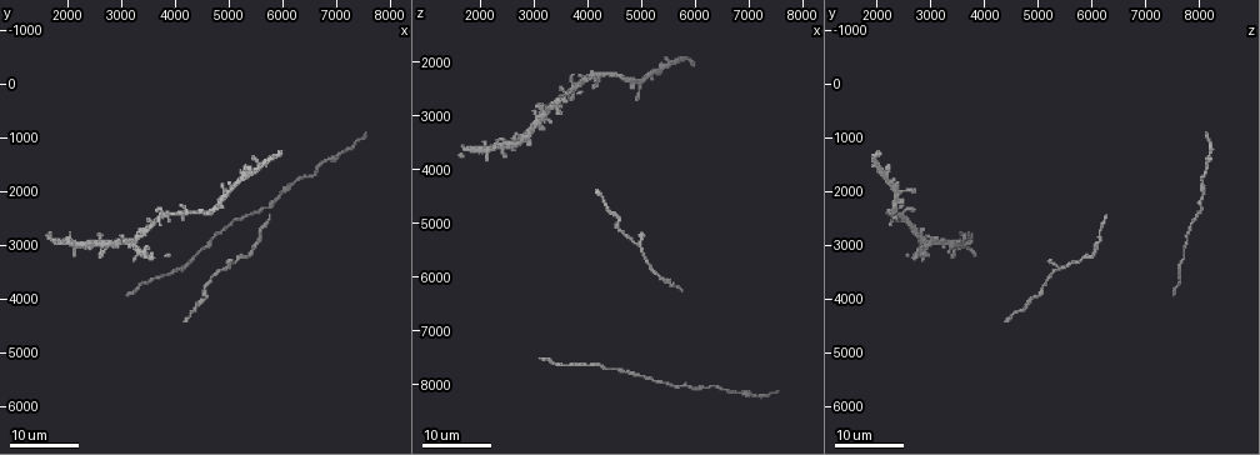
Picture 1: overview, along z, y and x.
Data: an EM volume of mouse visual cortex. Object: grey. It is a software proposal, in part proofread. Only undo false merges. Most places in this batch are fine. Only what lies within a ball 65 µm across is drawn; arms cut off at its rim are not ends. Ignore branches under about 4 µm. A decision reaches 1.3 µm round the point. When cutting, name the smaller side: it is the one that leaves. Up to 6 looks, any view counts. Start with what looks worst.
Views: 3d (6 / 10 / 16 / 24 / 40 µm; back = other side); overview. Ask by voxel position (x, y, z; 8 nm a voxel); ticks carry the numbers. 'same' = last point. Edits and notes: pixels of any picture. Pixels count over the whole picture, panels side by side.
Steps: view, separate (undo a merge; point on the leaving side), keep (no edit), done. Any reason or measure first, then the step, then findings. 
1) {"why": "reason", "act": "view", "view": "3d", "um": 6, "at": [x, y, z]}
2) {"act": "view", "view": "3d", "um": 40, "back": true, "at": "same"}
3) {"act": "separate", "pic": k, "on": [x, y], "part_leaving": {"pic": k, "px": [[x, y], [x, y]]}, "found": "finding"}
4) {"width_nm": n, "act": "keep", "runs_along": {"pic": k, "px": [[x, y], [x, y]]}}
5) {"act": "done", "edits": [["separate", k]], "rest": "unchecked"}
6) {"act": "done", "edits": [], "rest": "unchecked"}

{"why": "abrupt turn", "act": "view", "view": "3d", "um": 16, "at": [5650, 2600, 6150]}

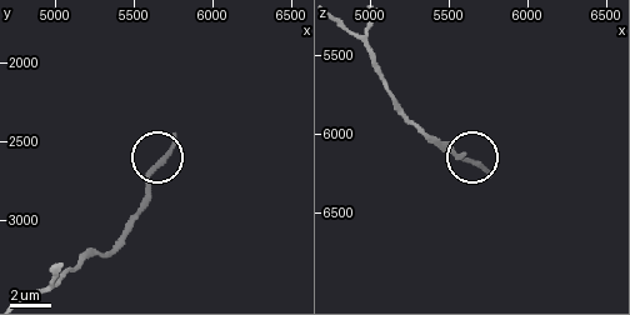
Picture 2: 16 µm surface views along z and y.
{"act": "view", "view": "3d", "um": 6, "at": [5680, 2620, 6200]}

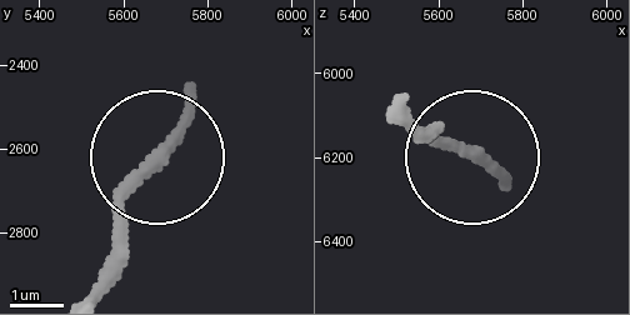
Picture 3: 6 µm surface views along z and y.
{"act": "keep", "runs_along": {"pic": 3, "px": [[93, 281], [114, 214], [159, 165]]}, "found": "all the same neuron"}

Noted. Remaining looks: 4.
{"act": "view", "view": "3d", "um": 16, "at": [5200, 2500, 7900]}

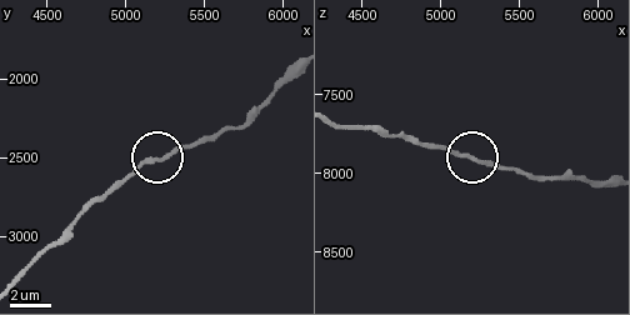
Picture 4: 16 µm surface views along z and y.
{"why": "zoom in", "act": "view", "view": "3d", "um": 10, "at": [5180, 2500, 7900]}

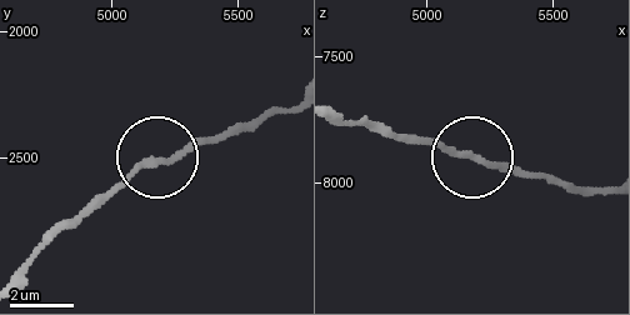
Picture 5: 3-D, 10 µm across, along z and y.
{"width_nm": 180, "act": "keep", "found": "all the same neuron"}

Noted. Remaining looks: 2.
{"why": "calibre changes", "act": "view", "view": "3d", "um": 24, "at": [5950, 2050, 8050]}

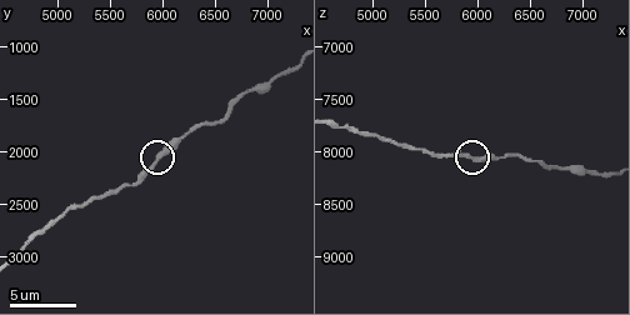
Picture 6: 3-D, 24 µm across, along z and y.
{"act": "view", "view": "3d", "um": 10, "at": [5980, 2040, 8100]}

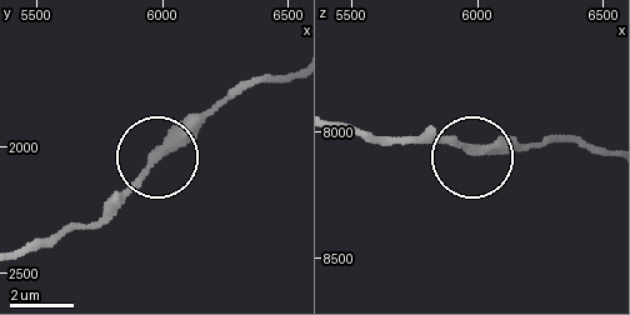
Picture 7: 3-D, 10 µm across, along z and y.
{"act": "keep", "found": "all the same neuron"}

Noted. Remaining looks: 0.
{"act": "done", "edits": [], "rest": "unchecked"}

